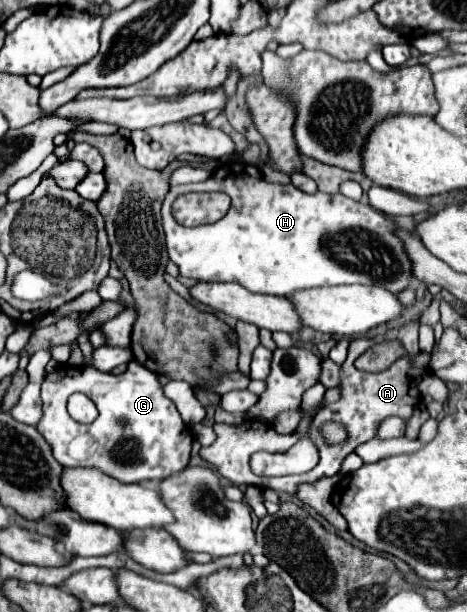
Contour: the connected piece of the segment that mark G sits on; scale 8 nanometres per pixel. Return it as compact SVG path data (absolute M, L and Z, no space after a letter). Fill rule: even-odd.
M131 360L127 372L123 372L119 376L103 374L99 370L93 370L91 366L75 368L69 364L61 364L55 372L45 376L41 398L43 398L43 418L37 424L37 430L47 440L47 444L53 448L53 456L63 466L97 468L97 470L109 474L111 478L117 478L119 482L131 484L131 482L141 482L141 480L167 478L171 474L181 472L189 464L193 436L191 436L187 424L181 420L181 414L175 408L175 404L163 394L159 376L135 360ZM75 392L83 392L95 402L95 406L99 410L99 416L95 422L79 424L69 416L67 398ZM119 420L127 420L127 426L121 426Z

